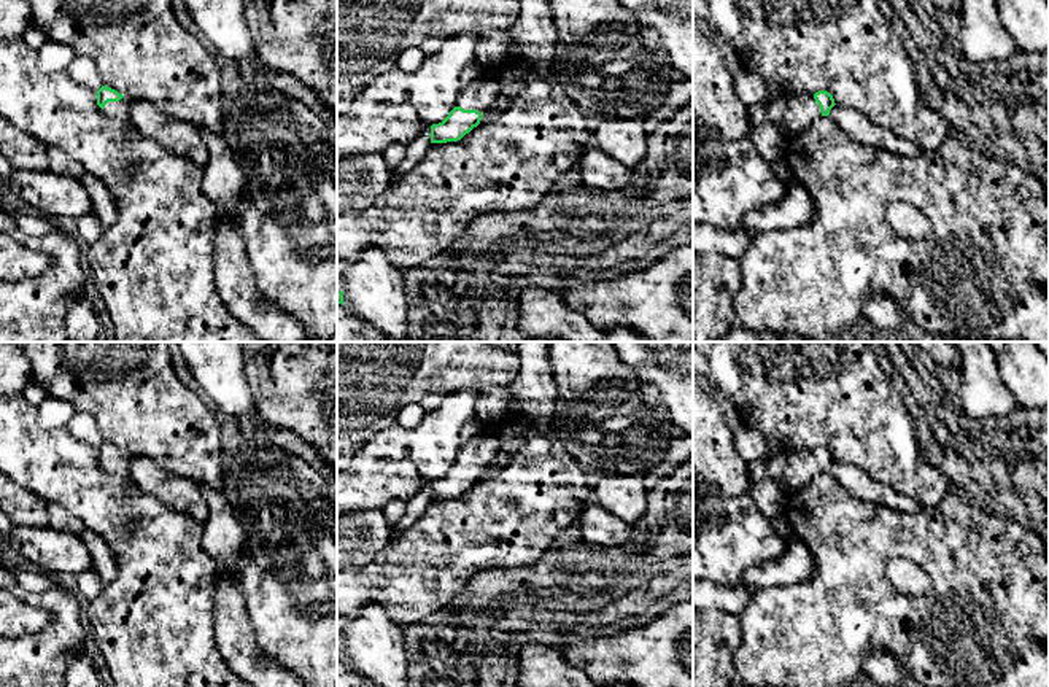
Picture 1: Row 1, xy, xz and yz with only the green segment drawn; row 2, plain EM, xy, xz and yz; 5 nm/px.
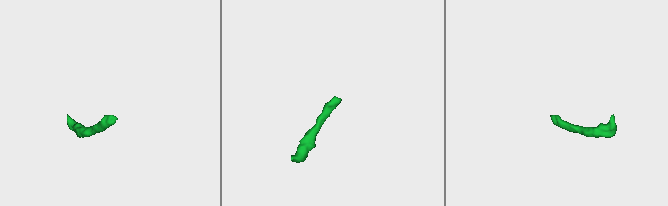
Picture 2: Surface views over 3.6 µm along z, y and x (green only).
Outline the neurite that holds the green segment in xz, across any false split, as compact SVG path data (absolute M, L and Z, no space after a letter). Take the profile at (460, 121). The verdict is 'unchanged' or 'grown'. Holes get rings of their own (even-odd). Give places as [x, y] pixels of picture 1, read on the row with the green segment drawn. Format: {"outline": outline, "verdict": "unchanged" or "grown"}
{"outline": "M493 68L464 86L450 114L442 122L431 126L431 143L458 142L477 127L482 113L490 110L497 99L499 87L501 81Z", "verdict": "grown"}

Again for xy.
{"outline": "M102 86L97 91L97 105L103 110L105 114L108 114L113 119L129 119L132 103L134 100L124 97L122 94L108 86Z", "verdict": "grown"}

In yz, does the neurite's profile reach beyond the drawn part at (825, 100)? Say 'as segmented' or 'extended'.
extended

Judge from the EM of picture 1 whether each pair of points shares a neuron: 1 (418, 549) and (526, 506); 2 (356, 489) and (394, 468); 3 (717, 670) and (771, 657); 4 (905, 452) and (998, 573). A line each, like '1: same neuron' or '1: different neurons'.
1: same neuron
2: same neuron
3: different neurons
4: different neurons

